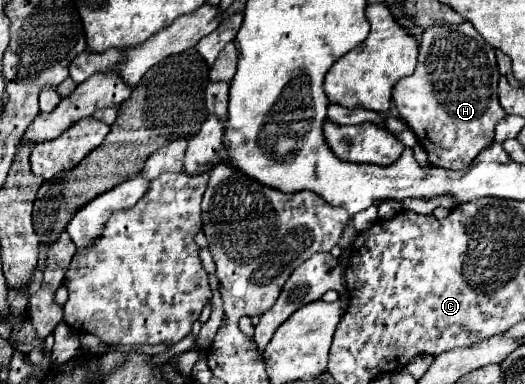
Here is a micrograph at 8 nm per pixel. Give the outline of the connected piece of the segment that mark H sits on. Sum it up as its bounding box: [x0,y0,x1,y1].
[392,22,506,170]

